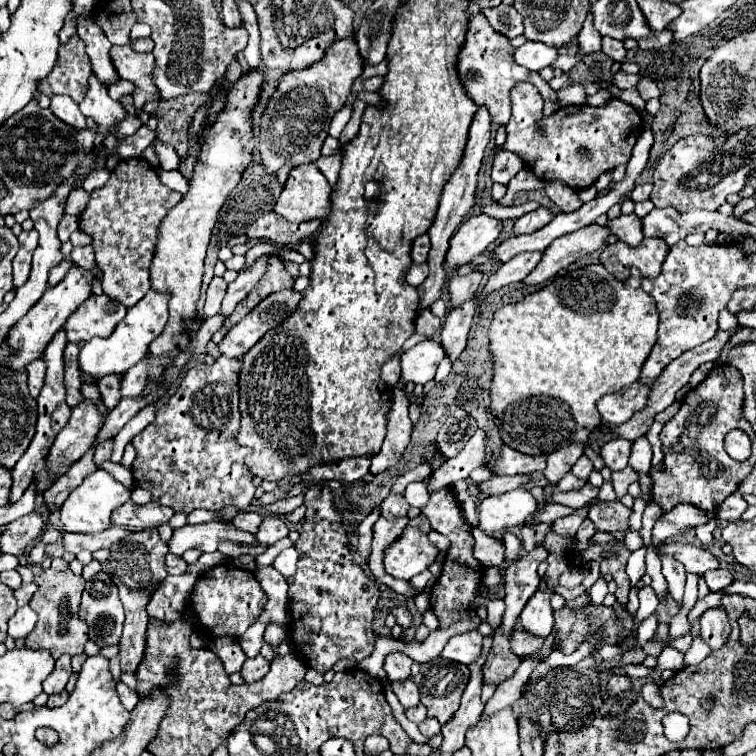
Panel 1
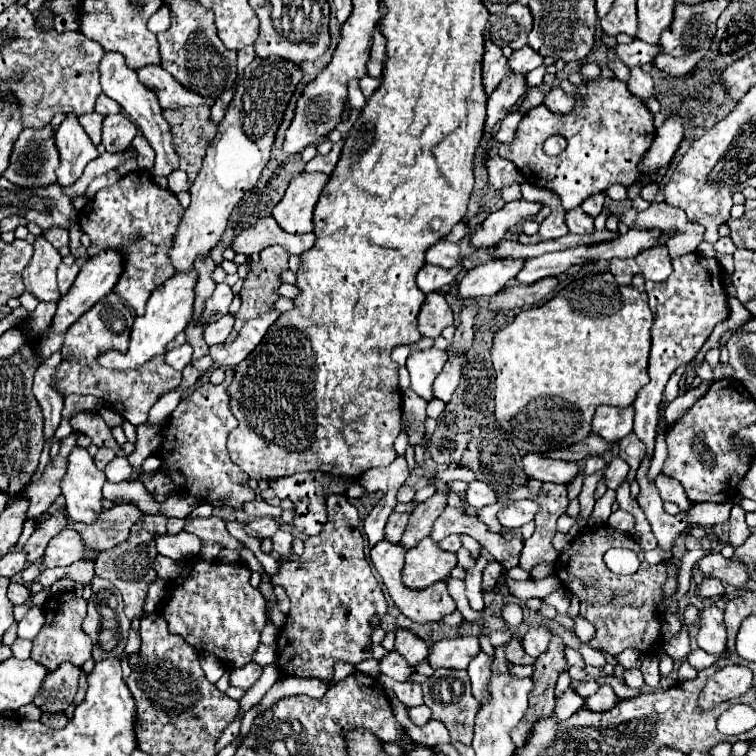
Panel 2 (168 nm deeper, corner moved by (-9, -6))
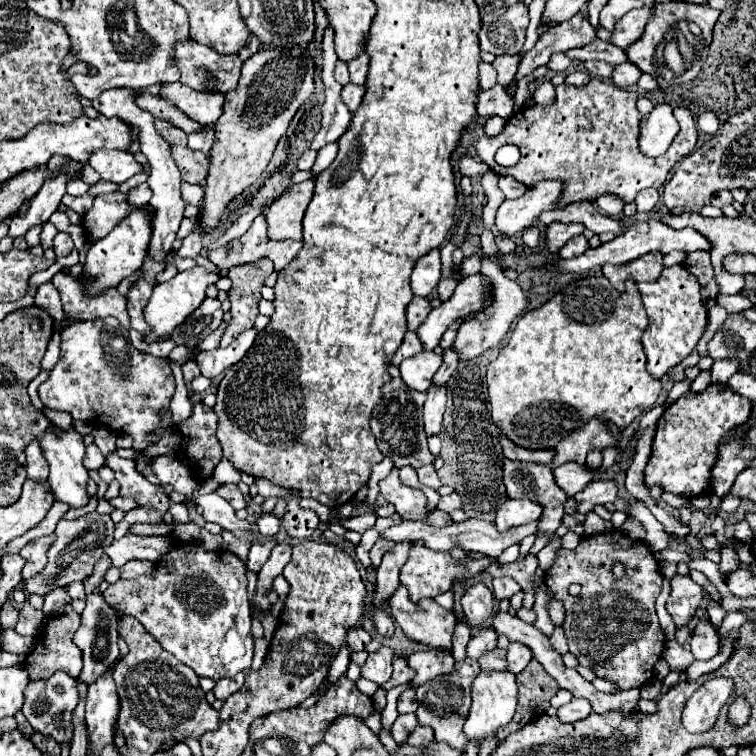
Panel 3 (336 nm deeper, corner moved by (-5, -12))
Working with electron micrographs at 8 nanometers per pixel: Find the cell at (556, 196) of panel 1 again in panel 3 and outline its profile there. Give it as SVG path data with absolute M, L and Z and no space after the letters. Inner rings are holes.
M576 236L572 238L562 250L560 250L560 258L568 260L568 258L576 258L580 254L584 254L588 250L588 240L584 236Z

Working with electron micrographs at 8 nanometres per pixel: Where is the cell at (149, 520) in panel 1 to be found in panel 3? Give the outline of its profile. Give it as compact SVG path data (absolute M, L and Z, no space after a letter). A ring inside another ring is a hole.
M92 512L92 514L76 518L76 520L60 520L54 534L56 534L56 540L48 548L48 564L44 566L40 576L24 580L24 592L28 592L28 594L38 594L44 598L58 586L66 586L70 582L88 578L92 574L94 564L104 554L104 548L108 548L112 544L114 522L110 520L110 516Z

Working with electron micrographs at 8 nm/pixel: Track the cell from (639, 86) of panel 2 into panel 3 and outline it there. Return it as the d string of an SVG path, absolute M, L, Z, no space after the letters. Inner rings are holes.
M622 62L618 66L614 66L614 72L612 72L612 82L618 86L618 88L628 88L628 86L634 86L636 80L640 78L640 70L630 64L630 62Z

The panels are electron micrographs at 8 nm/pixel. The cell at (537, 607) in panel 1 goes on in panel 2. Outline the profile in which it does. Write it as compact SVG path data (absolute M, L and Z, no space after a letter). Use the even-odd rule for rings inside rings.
M542 624L542 626L536 626L534 630L528 630L526 636L522 638L522 644L524 644L526 654L538 658L538 656L548 648L552 636L554 636L552 630L550 630L548 626L544 626L544 624Z

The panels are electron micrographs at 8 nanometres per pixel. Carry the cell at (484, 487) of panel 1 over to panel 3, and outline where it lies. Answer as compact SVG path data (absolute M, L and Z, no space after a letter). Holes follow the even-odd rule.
M456 492L446 494L446 496L442 496L442 498L440 498L440 502L436 504L436 508L438 508L438 510L442 510L442 512L458 510L458 508L462 508L462 496L460 496L460 494L456 494Z

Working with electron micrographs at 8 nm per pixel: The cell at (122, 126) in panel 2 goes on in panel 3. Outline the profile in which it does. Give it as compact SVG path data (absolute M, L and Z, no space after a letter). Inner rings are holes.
M102 148L102 150L94 152L88 162L100 174L102 180L108 180L114 184L122 184L130 176L134 176L142 170L142 166L134 160L134 156L130 152L122 152L122 150Z

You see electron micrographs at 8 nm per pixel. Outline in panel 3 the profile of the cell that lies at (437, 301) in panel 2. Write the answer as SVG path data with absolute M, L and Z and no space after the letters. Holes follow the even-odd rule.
M414 296L412 302L410 302L408 308L406 308L408 328L410 328L410 330L416 330L416 328L426 320L426 316L430 314L430 310L432 310L432 306L430 306L430 302L428 302L426 298Z

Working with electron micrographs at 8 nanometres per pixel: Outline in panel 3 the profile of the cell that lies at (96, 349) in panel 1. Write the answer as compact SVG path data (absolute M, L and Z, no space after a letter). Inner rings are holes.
M194 266L190 270L184 270L184 272L178 272L172 280L164 282L164 284L156 284L154 288L154 294L144 310L144 316L146 316L146 322L150 324L152 332L148 336L144 336L144 340L148 342L154 342L158 336L162 334L170 334L176 326L180 326L200 304L202 300L206 298L206 288L210 284L214 284L218 278L222 276L222 272L216 268L216 270L206 270L204 266Z

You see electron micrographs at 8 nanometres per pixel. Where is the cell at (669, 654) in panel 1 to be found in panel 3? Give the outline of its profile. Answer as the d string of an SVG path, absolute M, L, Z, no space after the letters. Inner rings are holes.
M676 574L672 578L670 596L666 600L666 610L678 628L686 626L694 618L696 608L702 598L704 598L702 586L692 582L692 578L688 574L686 576Z

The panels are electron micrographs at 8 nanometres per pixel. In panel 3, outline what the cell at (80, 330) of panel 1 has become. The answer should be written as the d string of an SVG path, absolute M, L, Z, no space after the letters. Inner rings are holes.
M116 318L74 322L62 330L60 336L62 356L52 368L50 378L38 388L42 404L52 410L68 412L74 420L128 434L134 440L134 450L146 450L152 444L148 434L160 428L160 412L168 410L176 390L168 360L138 352ZM116 338L126 340L126 346L120 350L112 348Z

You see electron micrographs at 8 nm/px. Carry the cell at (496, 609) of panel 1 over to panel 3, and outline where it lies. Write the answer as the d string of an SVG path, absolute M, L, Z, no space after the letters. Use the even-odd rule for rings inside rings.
M480 672L474 682L472 682L472 706L470 706L470 714L464 722L464 732L468 736L468 740L476 740L478 744L484 740L486 734L494 734L500 726L506 726L514 712L516 712L516 676L510 672Z

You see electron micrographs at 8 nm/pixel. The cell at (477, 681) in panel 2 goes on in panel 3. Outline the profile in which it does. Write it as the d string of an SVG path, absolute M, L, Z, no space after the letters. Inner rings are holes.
M482 628L478 632L474 632L468 648L466 648L466 654L468 658L480 658L484 652L488 650L494 650L496 648L496 638L498 634L492 630L492 628Z

